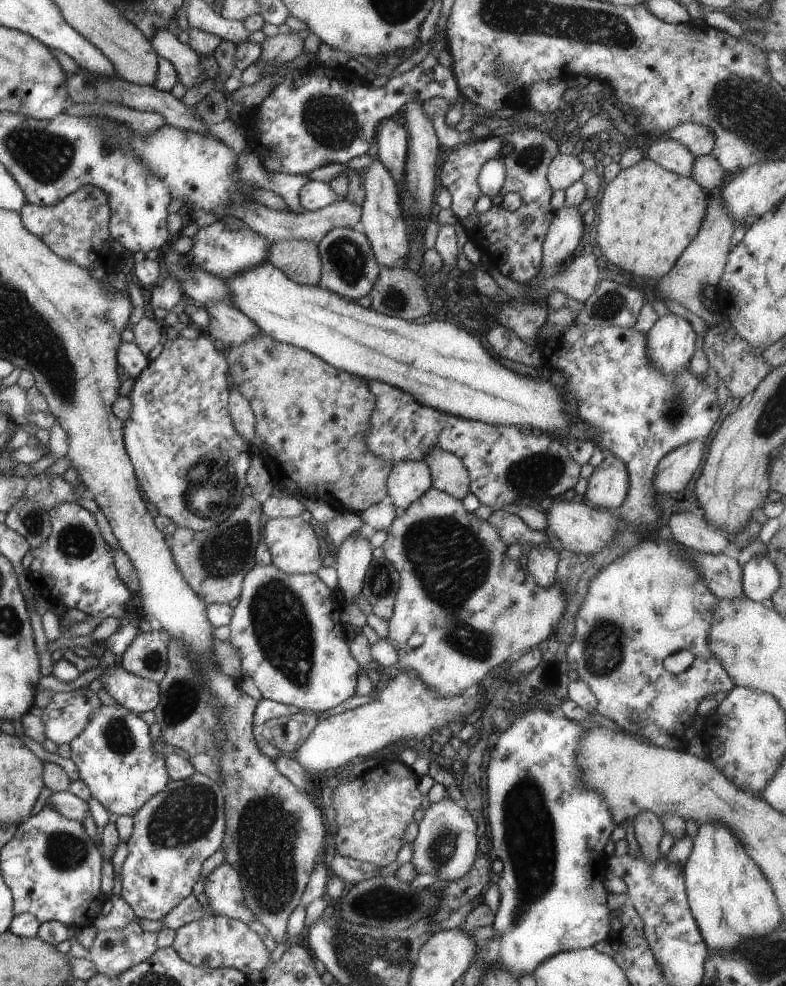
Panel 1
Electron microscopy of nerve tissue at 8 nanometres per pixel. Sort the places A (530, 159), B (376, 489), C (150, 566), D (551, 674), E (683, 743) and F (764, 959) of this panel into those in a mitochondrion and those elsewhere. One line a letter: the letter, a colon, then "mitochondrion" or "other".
A: mitochondrion
B: other
C: other
D: other
E: other
F: mitochondrion

